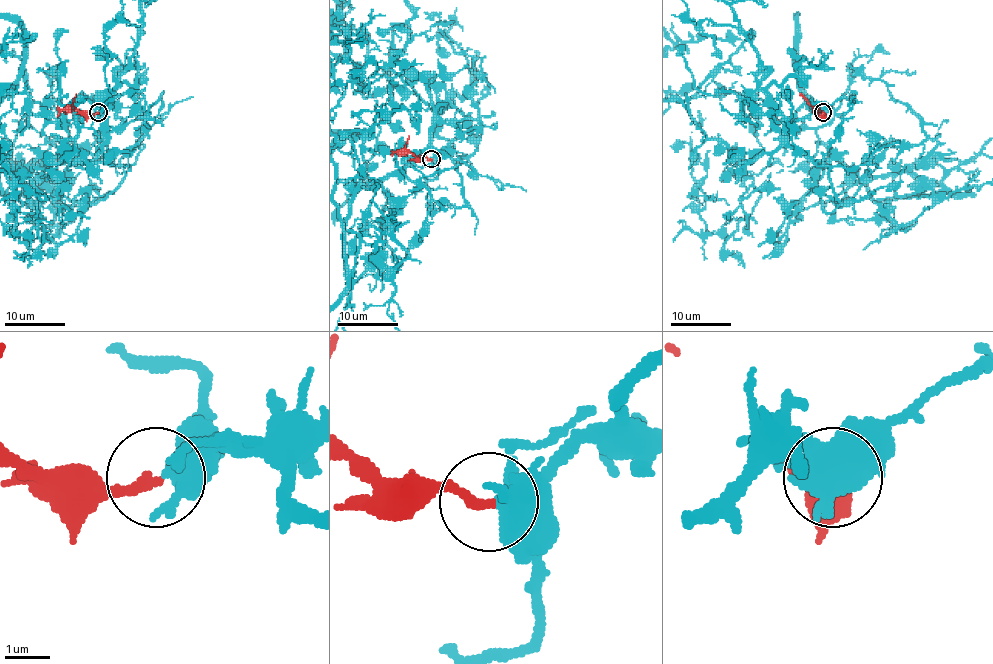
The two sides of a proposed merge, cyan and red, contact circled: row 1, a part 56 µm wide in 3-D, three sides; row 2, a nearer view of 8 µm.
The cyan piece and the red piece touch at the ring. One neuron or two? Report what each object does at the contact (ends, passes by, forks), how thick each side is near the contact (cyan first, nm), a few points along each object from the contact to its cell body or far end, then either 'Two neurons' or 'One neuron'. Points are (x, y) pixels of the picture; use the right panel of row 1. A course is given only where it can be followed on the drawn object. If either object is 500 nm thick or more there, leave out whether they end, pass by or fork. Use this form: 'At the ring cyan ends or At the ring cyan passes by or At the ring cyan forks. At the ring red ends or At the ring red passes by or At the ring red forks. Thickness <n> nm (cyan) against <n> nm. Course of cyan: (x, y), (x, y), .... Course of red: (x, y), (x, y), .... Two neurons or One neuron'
At the ring cyan forks. At the ring red ends. Thickness 400 nm (cyan) against 240 nm. Course of cyan: (823, 112), (786, 141), (852, 182), (974, 192), (904, 191), (837, 141), (793, 7). Course of red: (823, 112), (818, 112), (800, 94). One neuron

